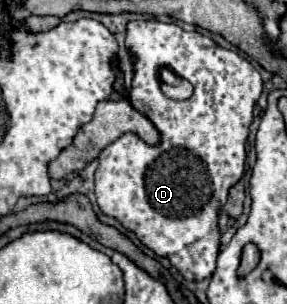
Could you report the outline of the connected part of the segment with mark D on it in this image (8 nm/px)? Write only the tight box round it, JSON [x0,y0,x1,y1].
[96,19,262,281]

